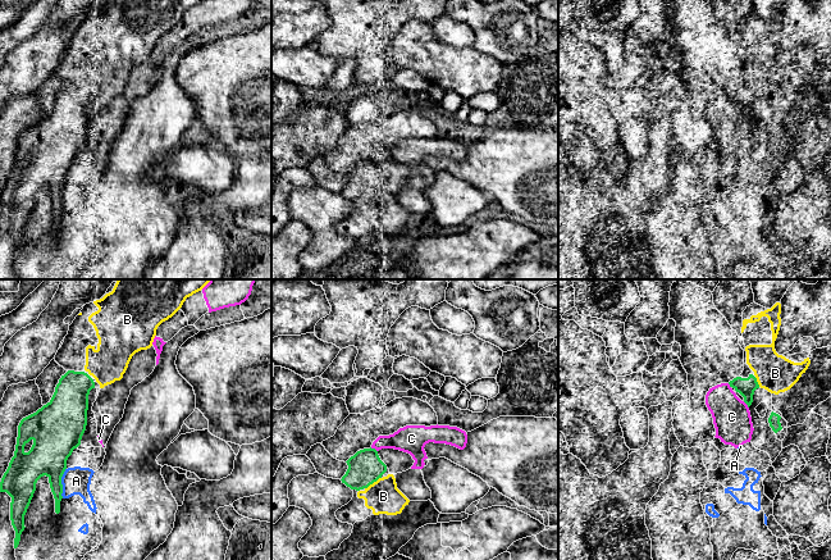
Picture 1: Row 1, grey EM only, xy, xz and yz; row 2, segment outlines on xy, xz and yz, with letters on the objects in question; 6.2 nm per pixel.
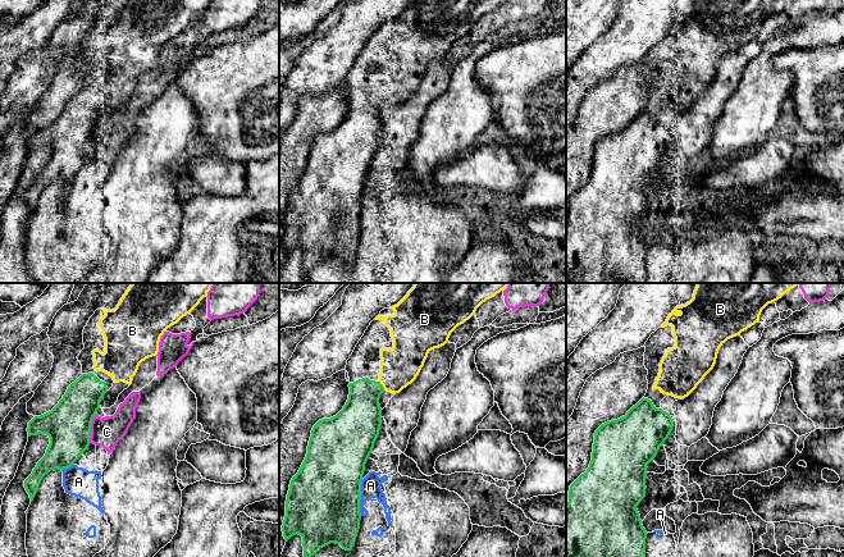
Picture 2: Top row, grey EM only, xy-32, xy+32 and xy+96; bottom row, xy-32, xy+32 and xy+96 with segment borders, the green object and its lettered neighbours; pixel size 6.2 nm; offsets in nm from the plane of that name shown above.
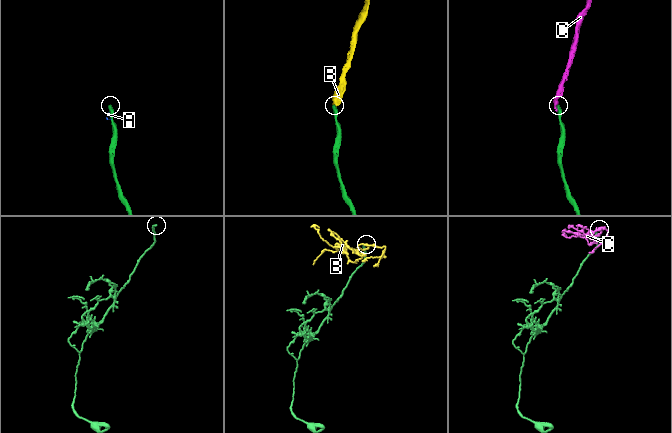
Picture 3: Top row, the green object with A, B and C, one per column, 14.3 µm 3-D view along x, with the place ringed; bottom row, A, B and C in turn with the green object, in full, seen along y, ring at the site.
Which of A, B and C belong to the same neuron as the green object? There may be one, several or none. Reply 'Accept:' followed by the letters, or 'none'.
Accept: B

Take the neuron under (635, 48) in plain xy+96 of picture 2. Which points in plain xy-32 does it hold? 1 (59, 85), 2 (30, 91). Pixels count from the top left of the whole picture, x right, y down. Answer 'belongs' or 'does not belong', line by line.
1: does not belong
2: belongs

